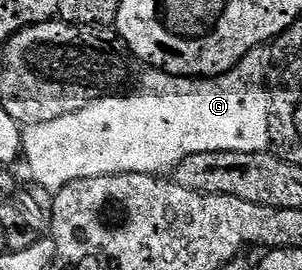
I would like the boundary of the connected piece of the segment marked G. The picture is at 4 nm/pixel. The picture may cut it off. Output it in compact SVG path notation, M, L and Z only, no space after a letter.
M257 48L227 74L197 80L157 73L152 86L141 94L100 98L78 112L50 120L46 124L23 127L22 158L28 161L31 181L55 192L66 184L83 178L101 178L107 174L155 174L175 171L177 164L198 152L250 152L263 154L269 149L270 90L266 79L270 74L270 54Z

